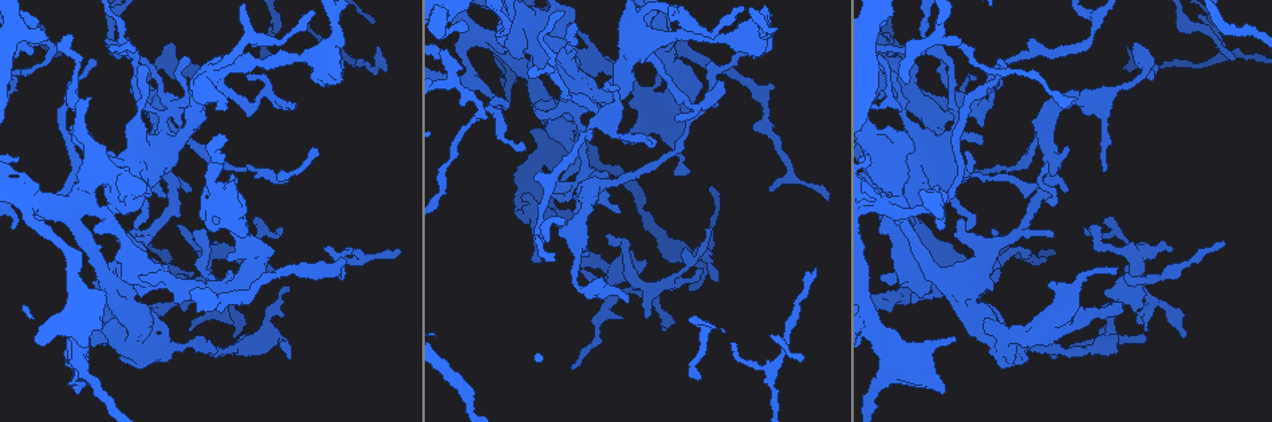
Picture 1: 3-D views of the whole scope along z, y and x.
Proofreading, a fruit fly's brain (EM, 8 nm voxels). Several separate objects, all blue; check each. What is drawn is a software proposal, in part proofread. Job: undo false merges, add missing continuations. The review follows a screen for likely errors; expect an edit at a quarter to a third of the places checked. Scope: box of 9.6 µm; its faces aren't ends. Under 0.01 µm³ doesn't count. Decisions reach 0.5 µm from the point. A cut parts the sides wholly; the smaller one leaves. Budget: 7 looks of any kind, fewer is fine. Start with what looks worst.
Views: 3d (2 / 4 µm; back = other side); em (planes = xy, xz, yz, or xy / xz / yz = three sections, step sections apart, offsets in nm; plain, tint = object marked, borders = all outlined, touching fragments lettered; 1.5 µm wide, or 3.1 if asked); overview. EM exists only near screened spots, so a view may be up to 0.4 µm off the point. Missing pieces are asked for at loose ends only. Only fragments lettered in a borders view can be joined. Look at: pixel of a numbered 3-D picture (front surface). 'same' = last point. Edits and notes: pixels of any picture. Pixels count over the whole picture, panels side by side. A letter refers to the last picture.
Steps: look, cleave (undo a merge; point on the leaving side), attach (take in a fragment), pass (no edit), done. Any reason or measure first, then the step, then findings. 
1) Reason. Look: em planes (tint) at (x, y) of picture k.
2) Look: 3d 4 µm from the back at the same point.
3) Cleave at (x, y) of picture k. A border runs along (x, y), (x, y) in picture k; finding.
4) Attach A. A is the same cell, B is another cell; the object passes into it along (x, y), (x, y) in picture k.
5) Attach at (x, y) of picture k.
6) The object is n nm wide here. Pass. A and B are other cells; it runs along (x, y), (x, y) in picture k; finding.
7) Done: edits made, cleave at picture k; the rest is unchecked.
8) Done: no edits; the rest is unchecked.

An open end. Look: em planes (borders) at (768, 191) of picture 1.

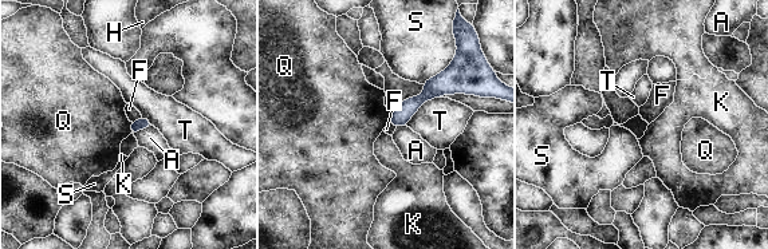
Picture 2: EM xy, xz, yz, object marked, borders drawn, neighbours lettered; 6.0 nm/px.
Pass. A, F, H, K, Q, S and T are other cells; a border runs along (132, 122), (129, 133) in picture 2; no lettered fragment goes on from it.

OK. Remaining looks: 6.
An open end. Look: em xz step 8 (borders) at (294, 107) of picture 1.

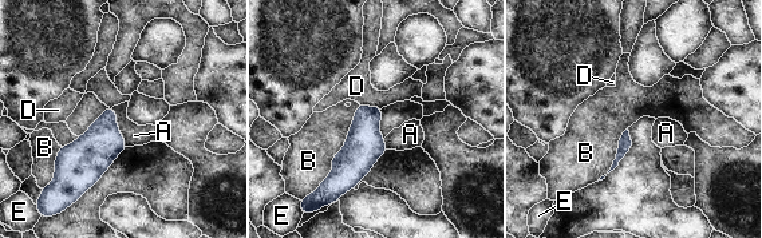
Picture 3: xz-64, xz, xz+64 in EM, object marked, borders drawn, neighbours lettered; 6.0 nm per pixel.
Pass. A, B, D and E are other cells; it runs along (376, 110), (356, 159), (324, 194) in picture 3; none of them fits.

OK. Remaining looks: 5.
Tapers out. Look: em xz step 8 (borders) at (516, 144) of picture 1.

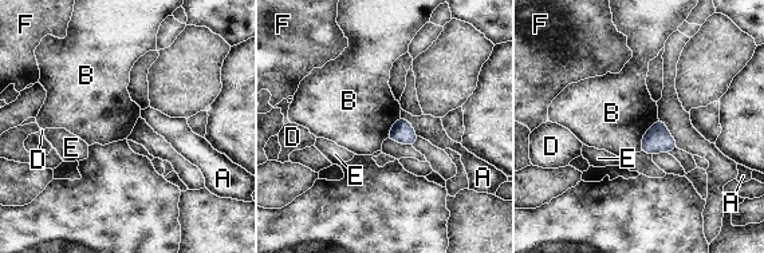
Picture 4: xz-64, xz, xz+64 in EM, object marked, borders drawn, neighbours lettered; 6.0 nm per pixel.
Cut it another way. Look: em planes (borders) at the same point.

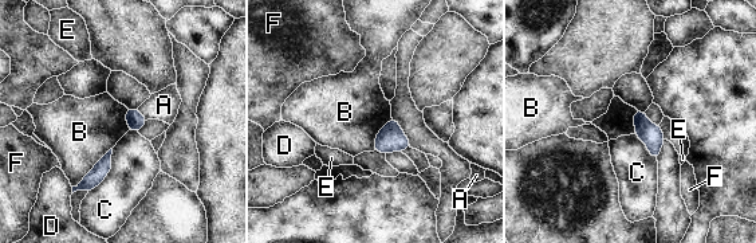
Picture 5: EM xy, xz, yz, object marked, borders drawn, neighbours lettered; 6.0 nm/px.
The object is 110 nm wide here. Pass. A, B, C, D, E and F are other cells; a border runs along (111, 148), (73, 187) in picture 5; no lettered fragment goes on from it.

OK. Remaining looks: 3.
Done: no edits; the rest is unchecked.

